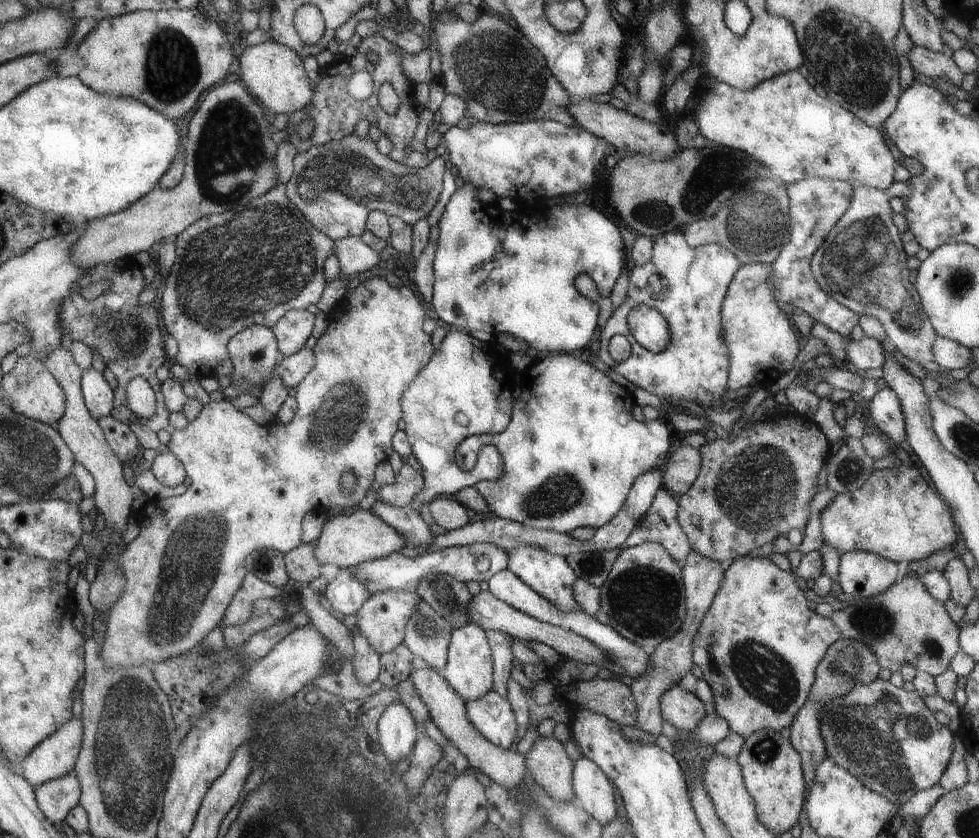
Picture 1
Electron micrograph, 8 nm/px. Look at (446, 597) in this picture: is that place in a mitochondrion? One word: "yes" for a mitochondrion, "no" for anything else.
yes

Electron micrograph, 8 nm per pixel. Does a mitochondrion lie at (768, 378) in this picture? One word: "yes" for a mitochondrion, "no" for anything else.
no

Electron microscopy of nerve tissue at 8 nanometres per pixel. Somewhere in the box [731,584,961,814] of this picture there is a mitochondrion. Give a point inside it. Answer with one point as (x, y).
(875, 738)

